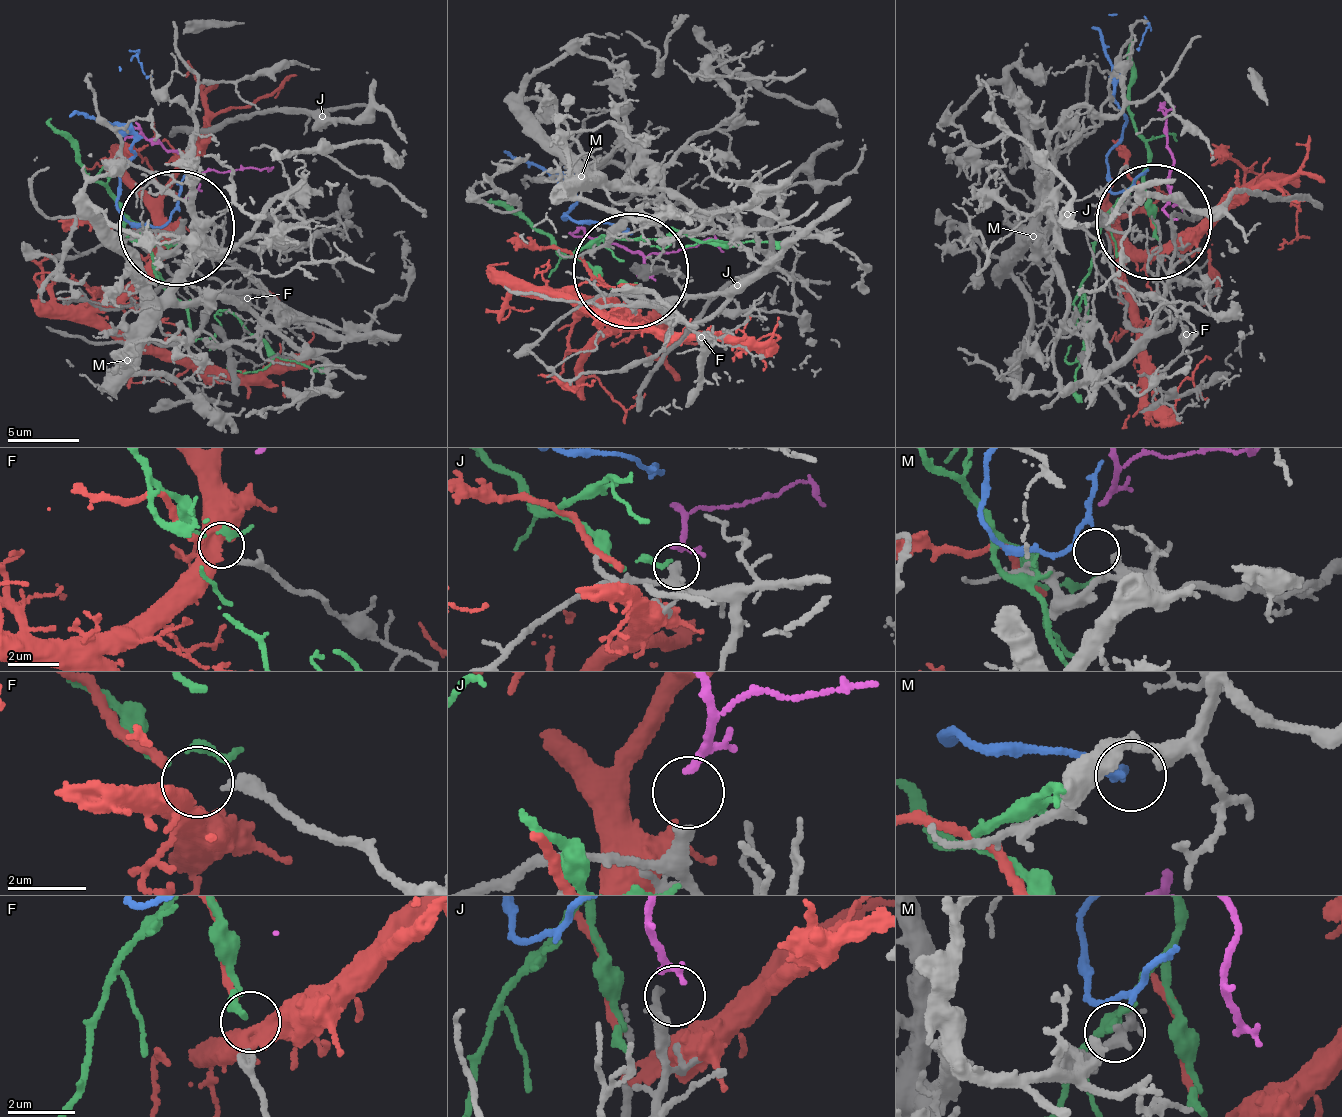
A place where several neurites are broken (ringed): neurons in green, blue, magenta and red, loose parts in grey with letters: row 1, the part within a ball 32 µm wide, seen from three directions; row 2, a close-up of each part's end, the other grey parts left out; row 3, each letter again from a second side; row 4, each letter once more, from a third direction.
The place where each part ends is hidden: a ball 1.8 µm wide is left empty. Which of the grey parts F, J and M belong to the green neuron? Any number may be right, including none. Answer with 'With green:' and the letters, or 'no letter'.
With green: F

